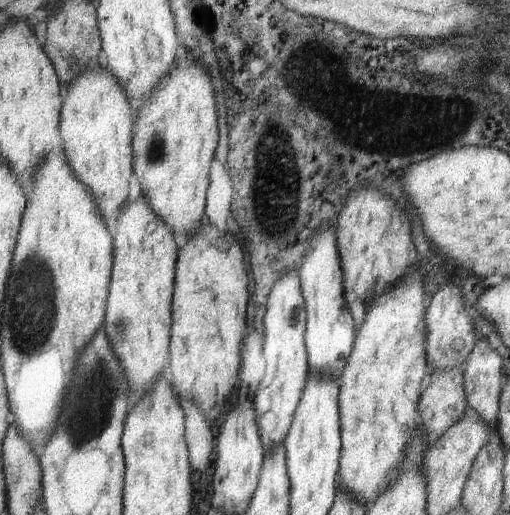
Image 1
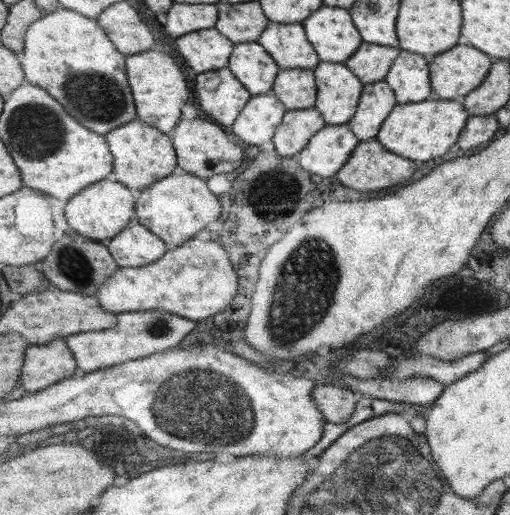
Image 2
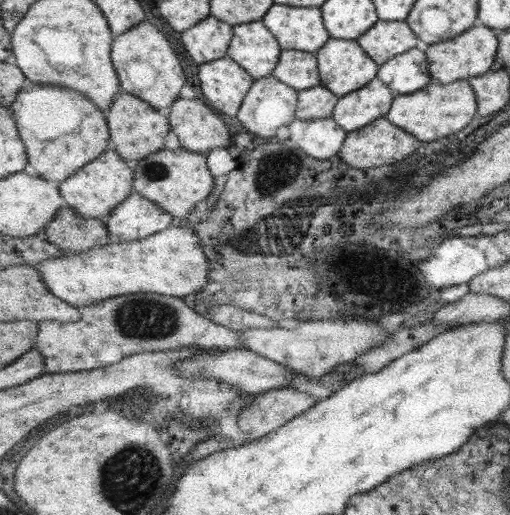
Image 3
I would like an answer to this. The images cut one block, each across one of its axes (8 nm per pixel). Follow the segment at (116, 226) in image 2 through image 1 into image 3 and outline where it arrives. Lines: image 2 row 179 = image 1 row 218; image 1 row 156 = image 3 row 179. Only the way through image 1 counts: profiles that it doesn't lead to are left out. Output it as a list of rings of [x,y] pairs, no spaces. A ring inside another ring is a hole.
[[[110,147],[98,159],[92,160],[69,179],[61,182],[60,191],[70,204],[69,207],[81,216],[97,218],[106,223],[115,208],[133,193],[133,170],[127,166],[127,161]]]

